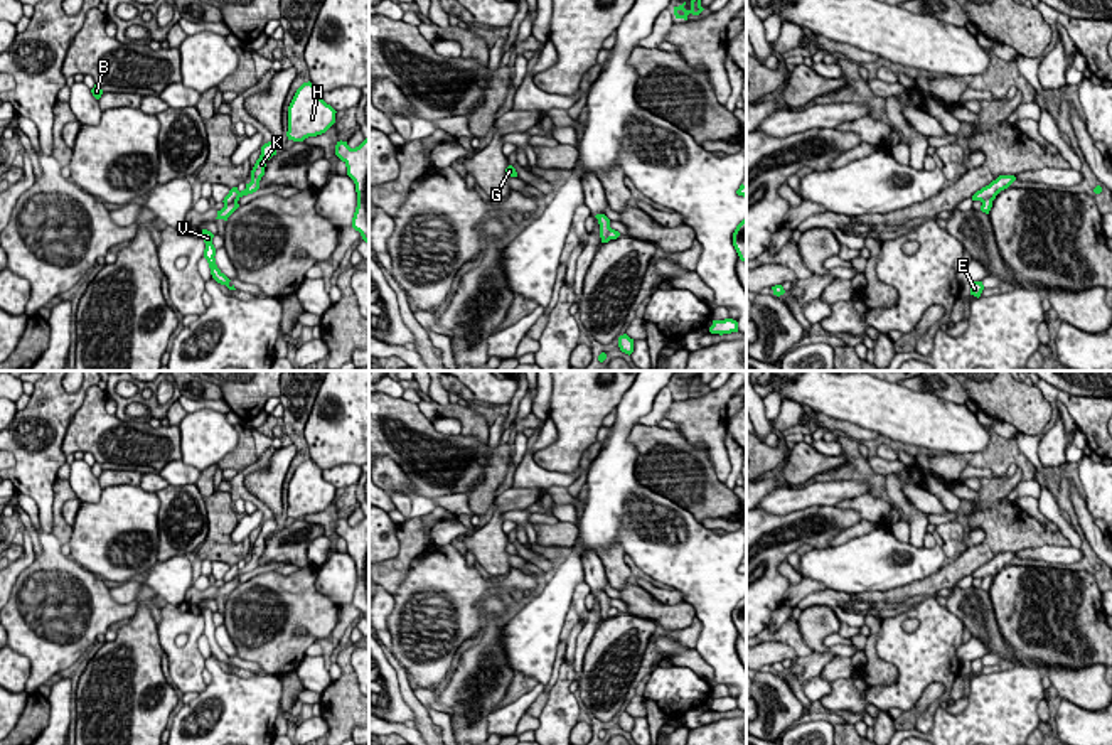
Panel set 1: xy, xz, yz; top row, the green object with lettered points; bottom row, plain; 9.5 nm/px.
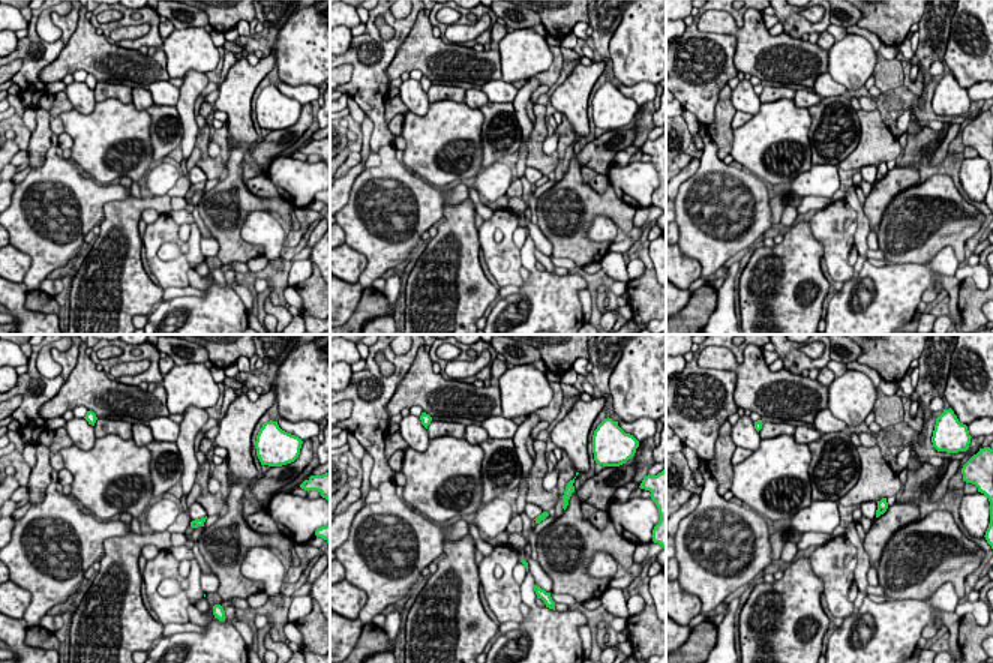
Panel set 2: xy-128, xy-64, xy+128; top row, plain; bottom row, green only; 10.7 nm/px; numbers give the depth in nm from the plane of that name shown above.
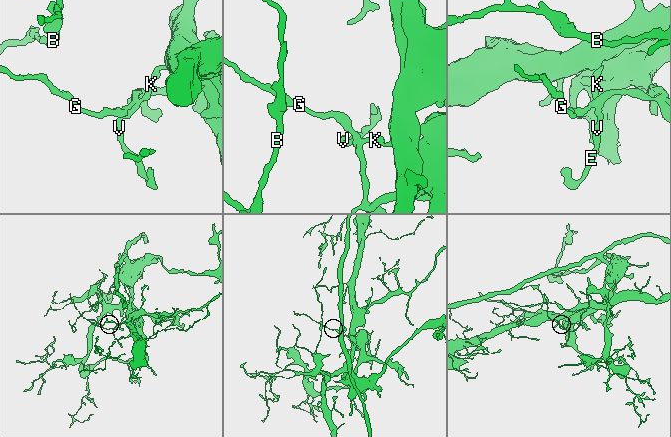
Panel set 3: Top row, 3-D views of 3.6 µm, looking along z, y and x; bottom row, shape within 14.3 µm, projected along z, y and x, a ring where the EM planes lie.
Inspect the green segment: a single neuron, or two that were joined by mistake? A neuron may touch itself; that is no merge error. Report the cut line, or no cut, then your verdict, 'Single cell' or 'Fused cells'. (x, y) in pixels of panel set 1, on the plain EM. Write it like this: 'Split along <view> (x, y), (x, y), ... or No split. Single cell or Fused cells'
Split along xy (238, 568), (224, 584). Fused cells

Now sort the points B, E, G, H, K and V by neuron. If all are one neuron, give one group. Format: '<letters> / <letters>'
B E H K V / G

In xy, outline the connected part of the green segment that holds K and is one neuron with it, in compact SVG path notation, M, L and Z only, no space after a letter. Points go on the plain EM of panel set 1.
M271 517L268 521L265 521L261 524L261 533L259 536L256 538L253 548L251 548L251 560L246 561L246 566L238 570L236 576L224 583L221 588L217 588L217 595L216 597L224 597L227 598L227 595L239 585L238 578L243 575L243 573L248 573L248 571L253 571L259 566L259 558L261 555L265 553L265 544L266 544L266 539L276 533L276 519Z

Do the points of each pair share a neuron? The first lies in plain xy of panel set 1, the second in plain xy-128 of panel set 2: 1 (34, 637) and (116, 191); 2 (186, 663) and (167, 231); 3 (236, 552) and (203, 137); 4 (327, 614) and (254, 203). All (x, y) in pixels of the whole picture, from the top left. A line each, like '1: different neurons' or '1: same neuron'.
1: same neuron
2: same neuron
3: same neuron
4: same neuron

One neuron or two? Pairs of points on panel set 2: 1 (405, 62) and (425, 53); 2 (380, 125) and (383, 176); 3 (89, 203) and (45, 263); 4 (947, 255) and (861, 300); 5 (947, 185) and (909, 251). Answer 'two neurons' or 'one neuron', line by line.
1: one neuron
2: two neurons
3: one neuron
4: one neuron
5: one neuron

